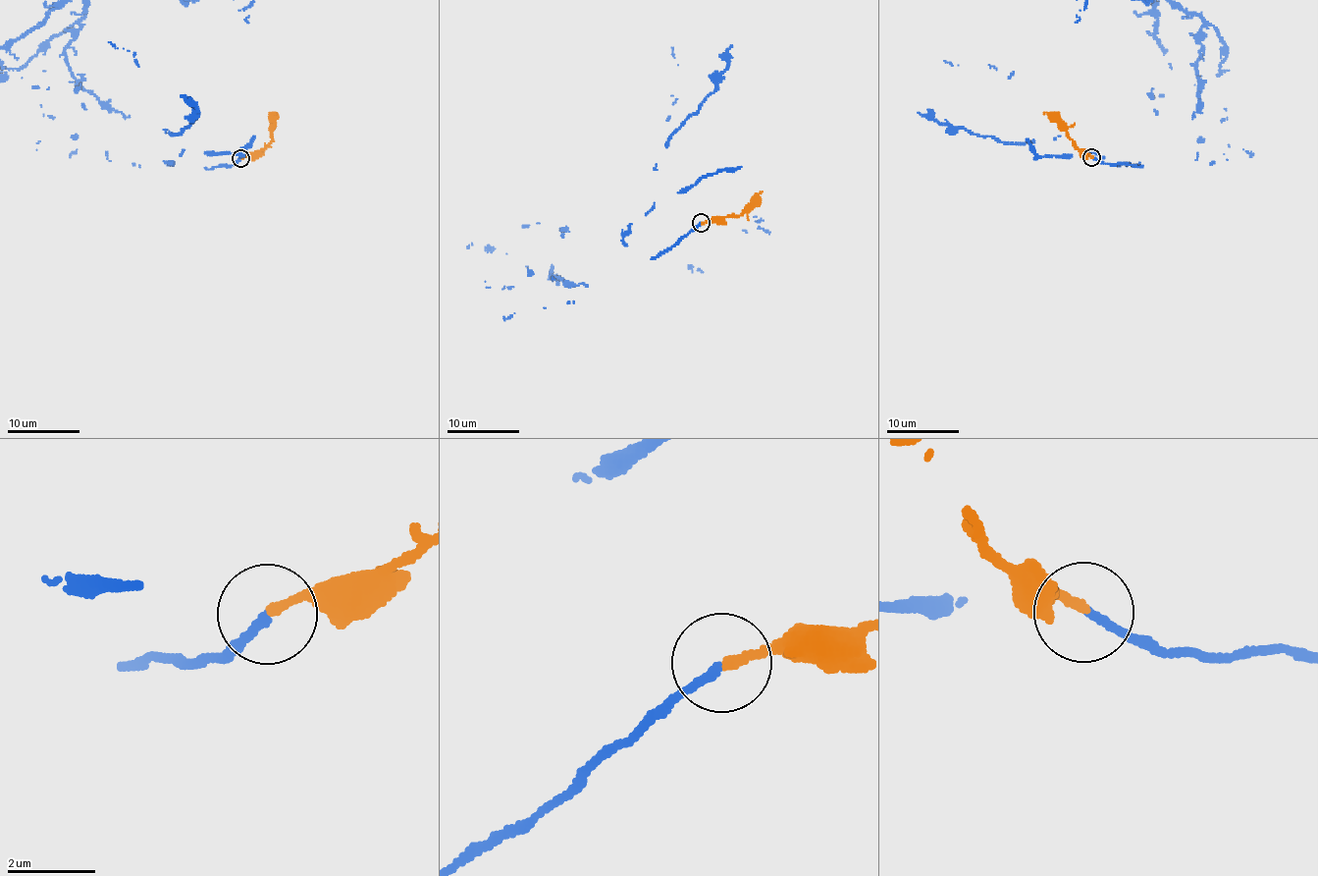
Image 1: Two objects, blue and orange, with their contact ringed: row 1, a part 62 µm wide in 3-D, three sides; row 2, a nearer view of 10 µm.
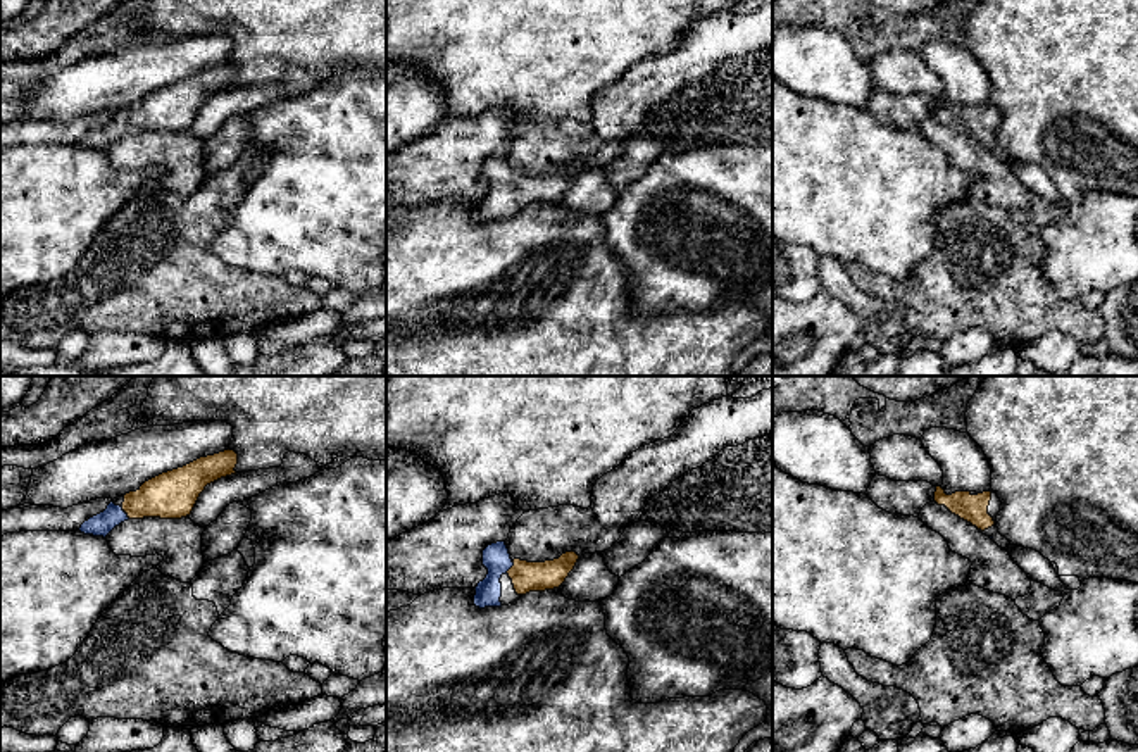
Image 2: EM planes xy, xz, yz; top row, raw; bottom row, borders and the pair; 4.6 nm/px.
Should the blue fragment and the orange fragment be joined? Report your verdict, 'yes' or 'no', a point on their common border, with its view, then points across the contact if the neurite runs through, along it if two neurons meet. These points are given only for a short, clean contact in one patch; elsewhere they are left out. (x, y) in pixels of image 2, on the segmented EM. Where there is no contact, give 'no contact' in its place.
yes | xz (511, 566) | across xz (497, 559), (511, 566), (526, 576)

